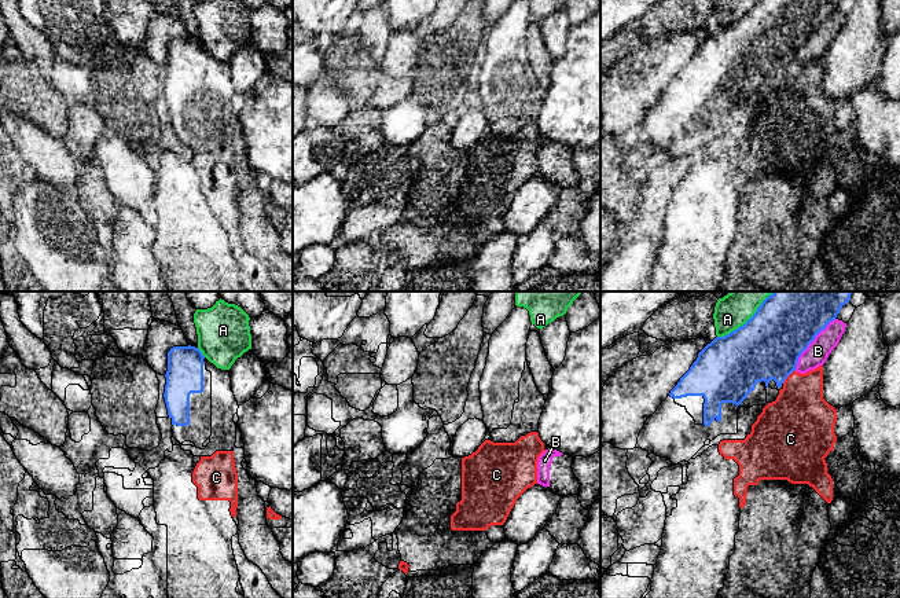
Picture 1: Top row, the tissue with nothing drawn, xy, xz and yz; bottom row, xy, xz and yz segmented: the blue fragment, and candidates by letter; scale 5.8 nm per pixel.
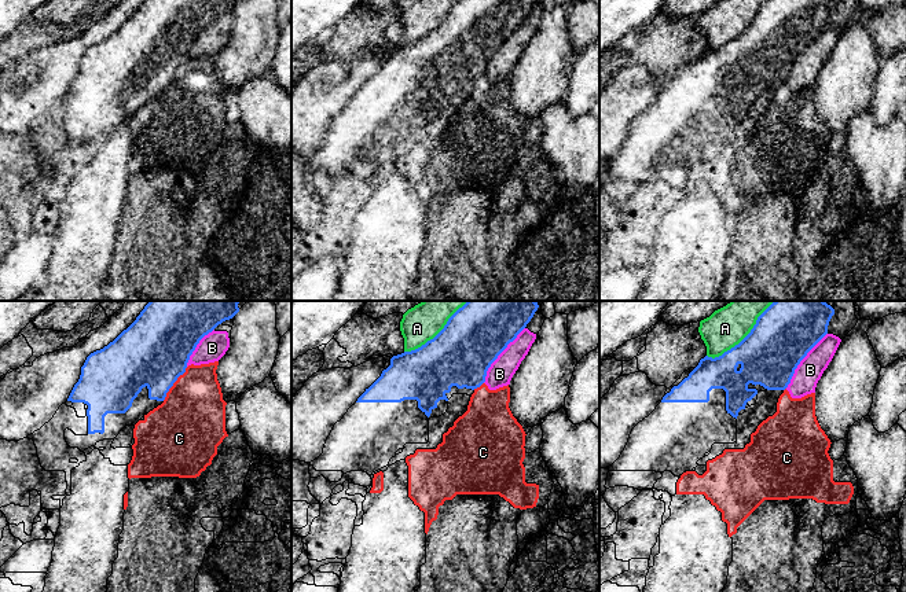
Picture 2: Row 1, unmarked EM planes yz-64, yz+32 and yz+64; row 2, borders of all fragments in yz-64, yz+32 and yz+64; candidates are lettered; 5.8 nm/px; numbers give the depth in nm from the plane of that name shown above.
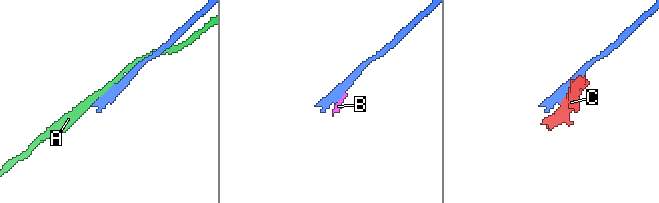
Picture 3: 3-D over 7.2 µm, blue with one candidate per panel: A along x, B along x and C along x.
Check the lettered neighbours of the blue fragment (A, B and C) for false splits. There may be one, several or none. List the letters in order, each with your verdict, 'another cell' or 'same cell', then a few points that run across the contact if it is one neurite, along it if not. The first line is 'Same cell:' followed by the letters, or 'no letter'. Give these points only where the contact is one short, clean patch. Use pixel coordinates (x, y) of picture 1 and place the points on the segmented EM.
Same cell: no letter
A: another cell
B: another cell
C: another cell; line yz (794, 370), (782, 382)

